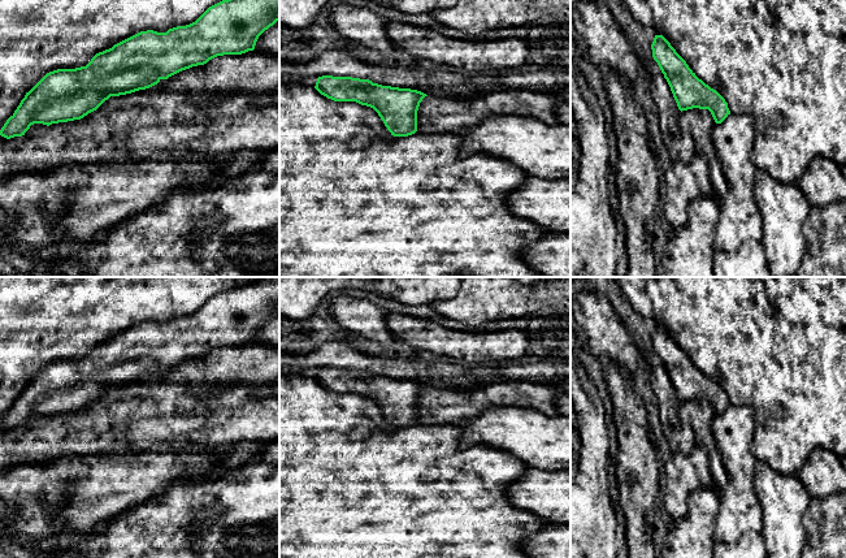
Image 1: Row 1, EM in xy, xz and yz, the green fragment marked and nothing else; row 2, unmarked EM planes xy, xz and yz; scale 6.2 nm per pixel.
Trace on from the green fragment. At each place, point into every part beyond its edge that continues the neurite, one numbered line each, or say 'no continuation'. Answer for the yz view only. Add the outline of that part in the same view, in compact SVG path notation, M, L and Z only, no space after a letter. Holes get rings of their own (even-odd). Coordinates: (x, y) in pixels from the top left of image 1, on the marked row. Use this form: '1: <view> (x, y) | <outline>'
no continuation

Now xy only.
no continuation

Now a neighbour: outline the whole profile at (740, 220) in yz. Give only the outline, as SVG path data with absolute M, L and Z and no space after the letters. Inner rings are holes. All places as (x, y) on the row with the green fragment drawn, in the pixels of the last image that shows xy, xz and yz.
M730 113L712 127L712 144L728 182L728 193L719 200L716 251L733 252L745 241L762 239L762 213L754 195L758 172L752 161L755 135L755 121L749 114Z

